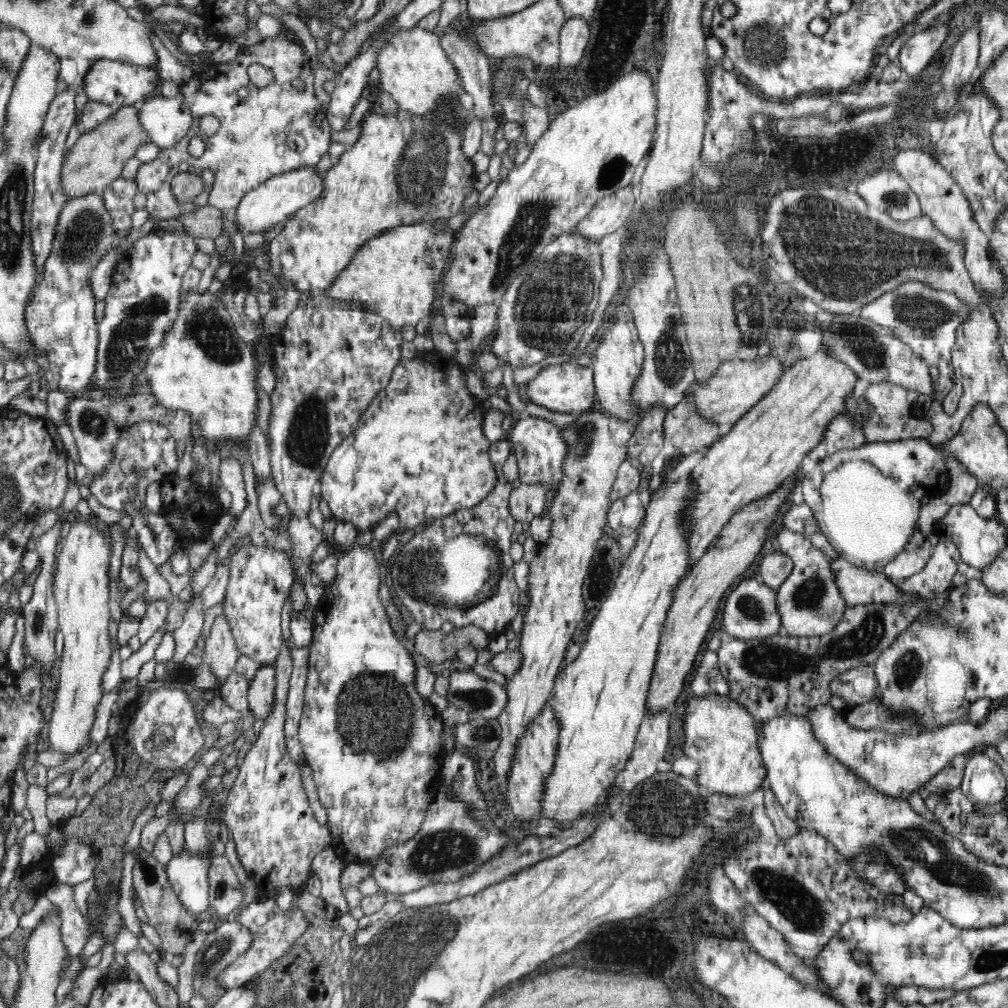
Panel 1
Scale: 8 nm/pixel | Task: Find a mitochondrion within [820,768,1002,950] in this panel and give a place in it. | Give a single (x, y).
(938, 793)

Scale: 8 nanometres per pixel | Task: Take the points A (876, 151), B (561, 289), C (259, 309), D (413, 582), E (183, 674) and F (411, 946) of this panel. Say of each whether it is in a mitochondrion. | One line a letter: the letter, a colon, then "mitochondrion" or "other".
A: other
B: mitochondrion
C: other
D: mitochondrion
E: other
F: mitochondrion

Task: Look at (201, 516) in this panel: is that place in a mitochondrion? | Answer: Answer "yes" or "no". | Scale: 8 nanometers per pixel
no

